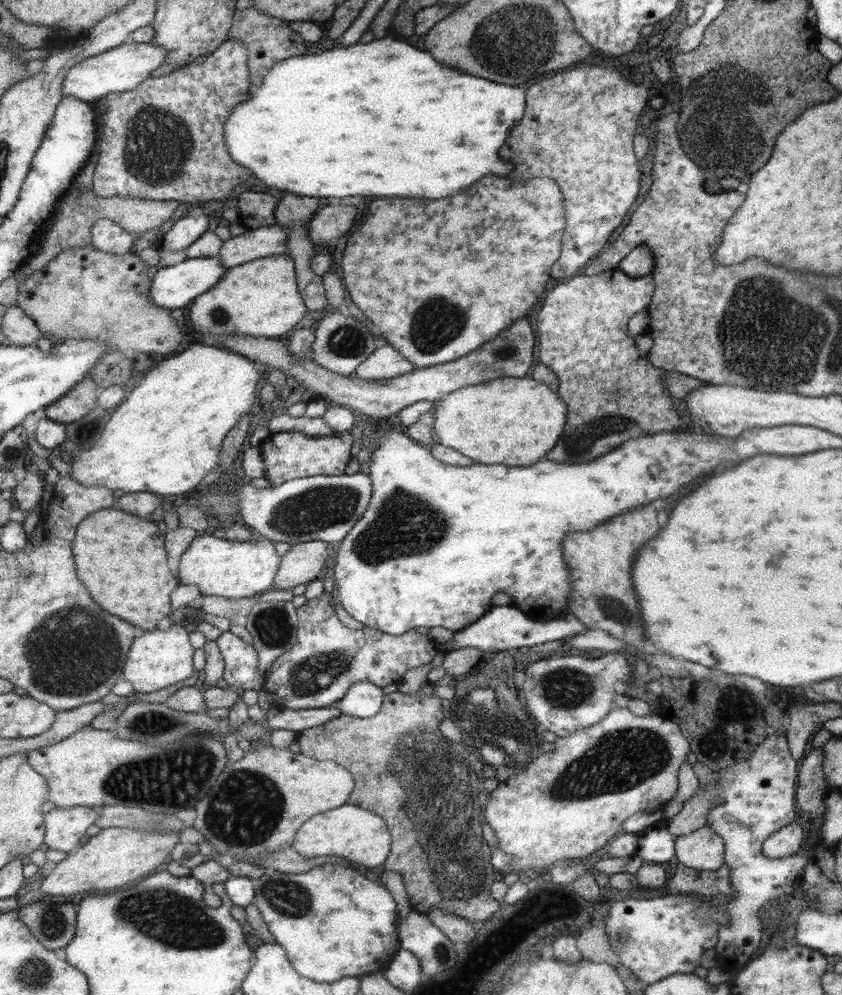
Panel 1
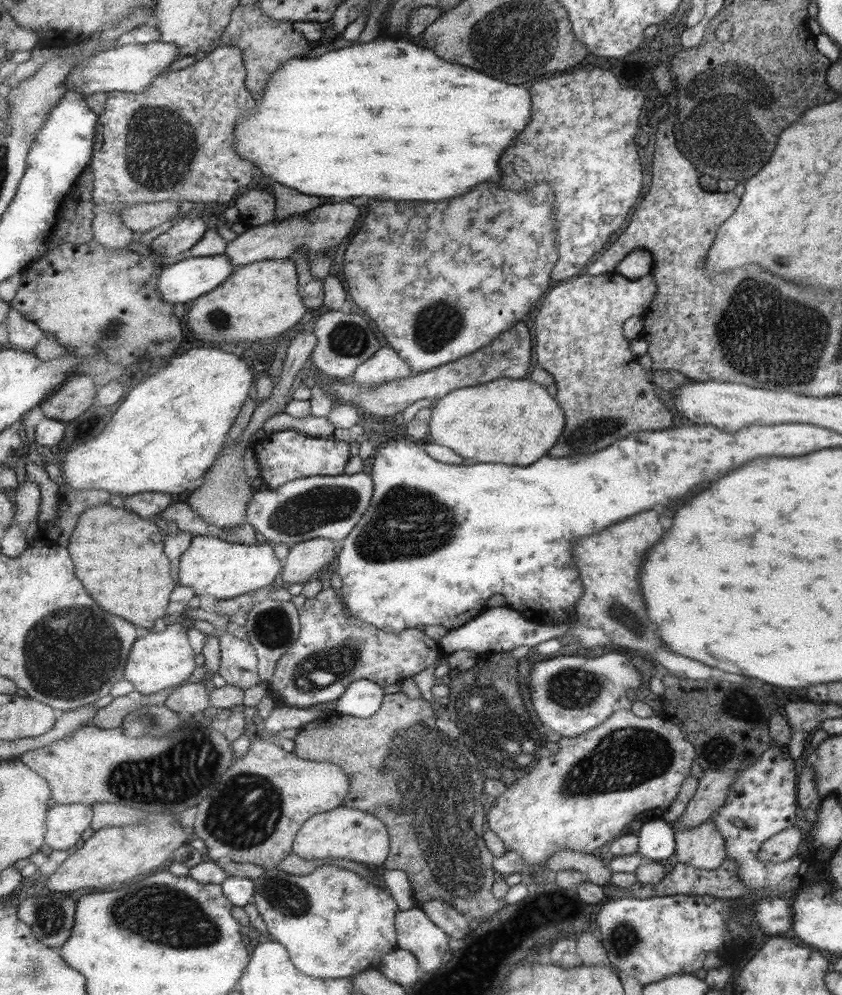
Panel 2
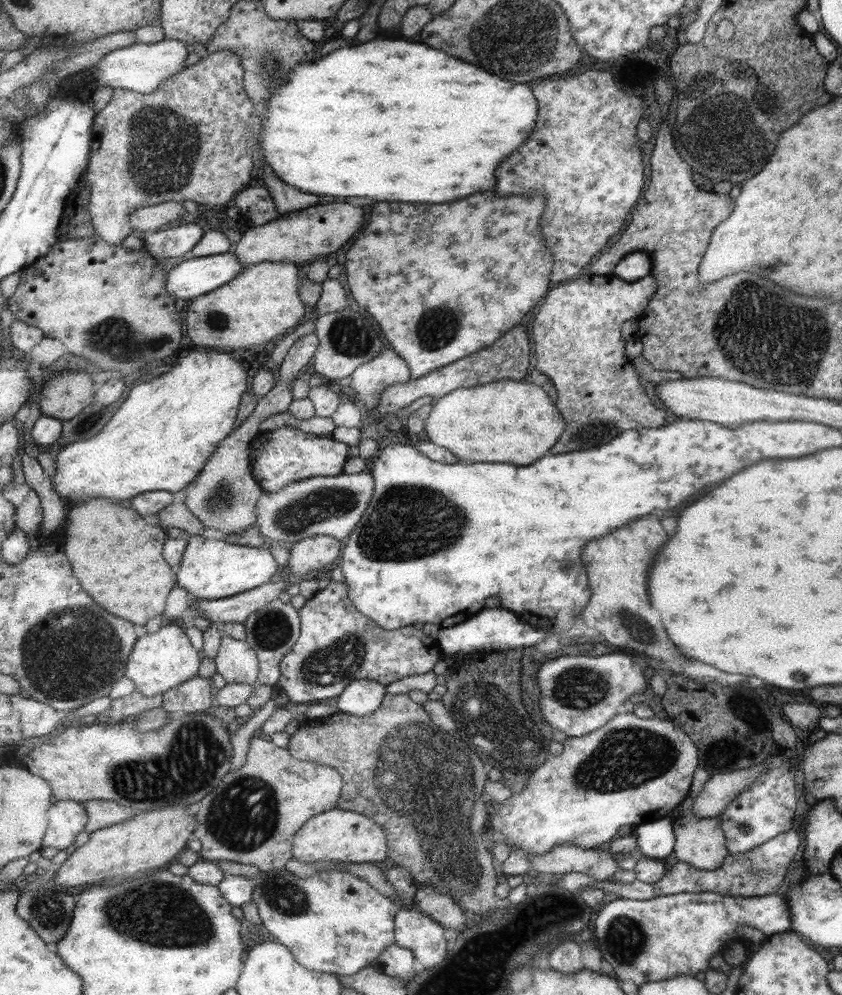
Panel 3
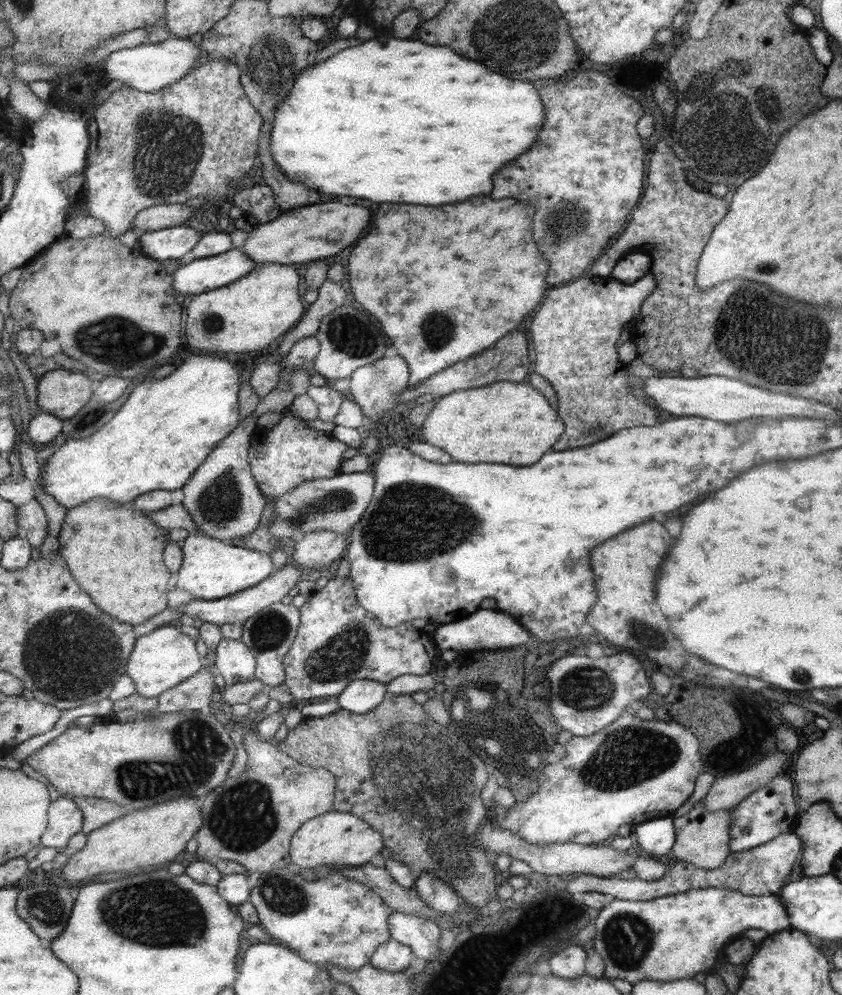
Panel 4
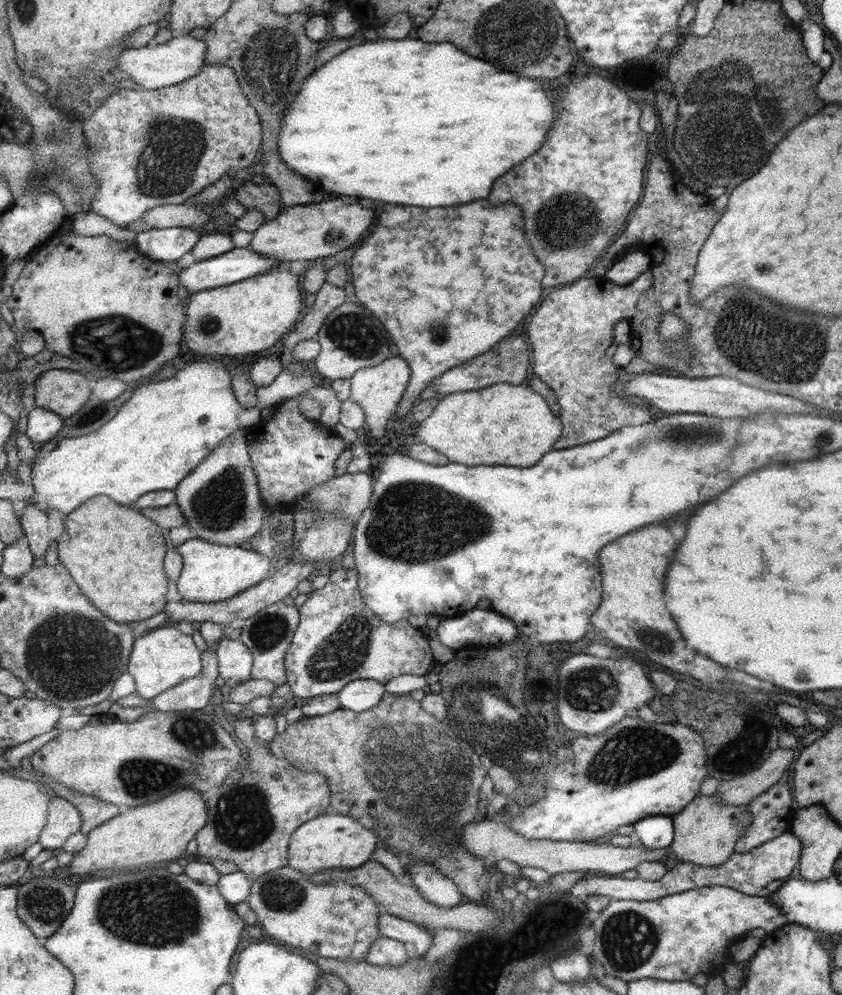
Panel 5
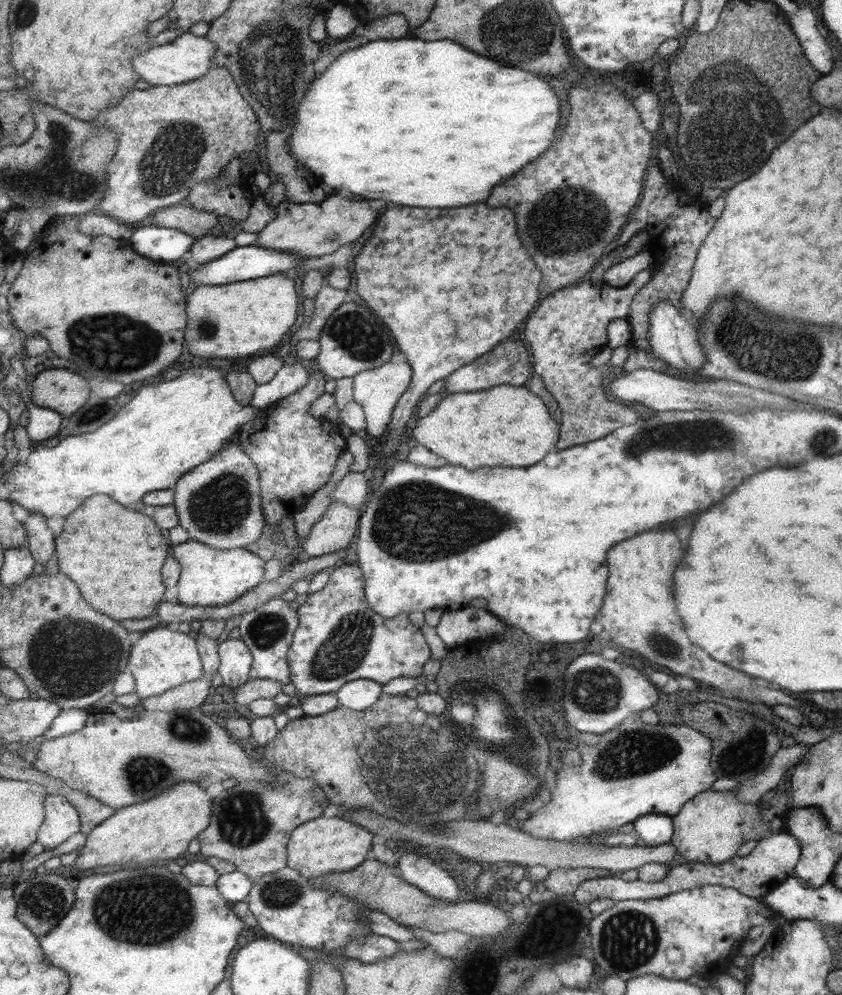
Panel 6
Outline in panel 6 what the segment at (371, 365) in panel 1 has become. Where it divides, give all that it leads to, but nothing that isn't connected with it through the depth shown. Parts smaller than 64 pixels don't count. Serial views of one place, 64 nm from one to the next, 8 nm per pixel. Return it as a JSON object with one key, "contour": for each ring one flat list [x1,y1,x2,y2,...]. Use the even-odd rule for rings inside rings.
{"contour":[[407,362,389,363,379,366,379,368,360,372,352,377,353,379,353,398,352,400,362,406,364,419,366,422,365,430,371,436,379,436,385,432,388,422,392,418,392,412,400,396,411,384,412,369]]}

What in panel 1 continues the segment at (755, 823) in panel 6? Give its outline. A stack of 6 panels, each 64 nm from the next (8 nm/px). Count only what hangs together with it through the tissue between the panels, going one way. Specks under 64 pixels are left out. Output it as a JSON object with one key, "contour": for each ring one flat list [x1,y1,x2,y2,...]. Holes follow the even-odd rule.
{"contour":[[703,825,674,838,674,855,689,868,714,871,724,864,724,839]]}

